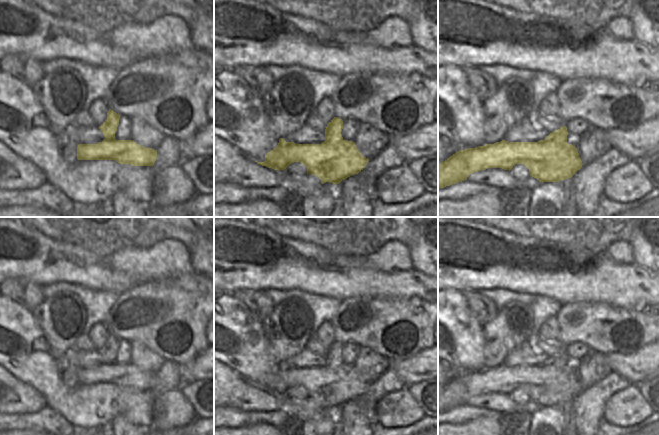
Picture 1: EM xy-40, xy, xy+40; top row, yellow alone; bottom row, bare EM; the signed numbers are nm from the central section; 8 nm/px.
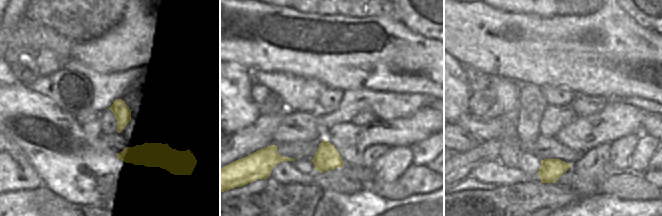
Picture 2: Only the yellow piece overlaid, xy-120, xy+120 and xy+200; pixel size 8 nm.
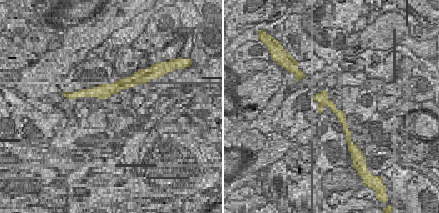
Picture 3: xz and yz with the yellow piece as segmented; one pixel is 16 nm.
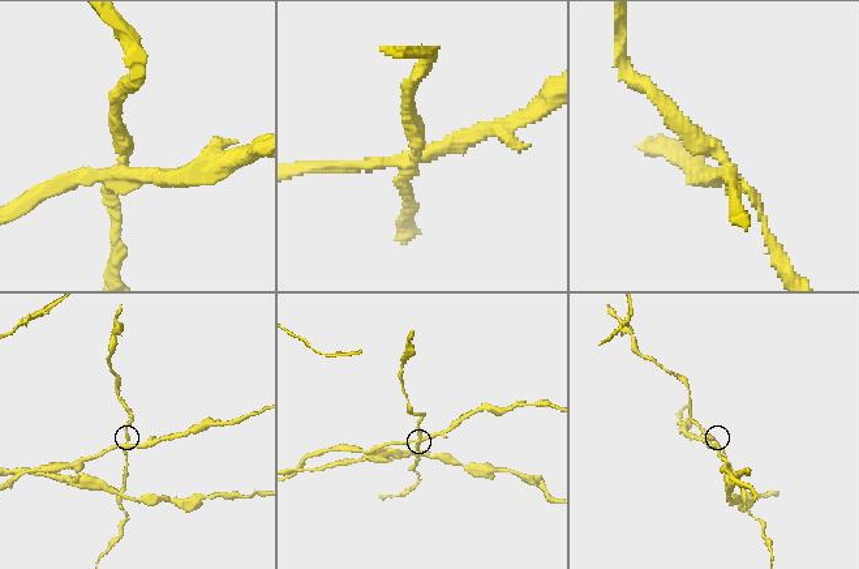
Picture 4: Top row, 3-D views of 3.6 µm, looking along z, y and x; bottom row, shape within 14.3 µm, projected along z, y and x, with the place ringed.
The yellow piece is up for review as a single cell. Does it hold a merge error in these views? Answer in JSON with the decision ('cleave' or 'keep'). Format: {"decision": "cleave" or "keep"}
{"decision": "cleave"}

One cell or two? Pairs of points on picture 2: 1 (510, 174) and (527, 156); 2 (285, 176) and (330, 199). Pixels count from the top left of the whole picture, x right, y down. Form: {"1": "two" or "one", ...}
{"1": "two", "2": "two"}

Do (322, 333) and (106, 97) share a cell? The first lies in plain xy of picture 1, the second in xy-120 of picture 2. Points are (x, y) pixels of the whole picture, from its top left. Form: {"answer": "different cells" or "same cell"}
{"answer": "different cells"}

